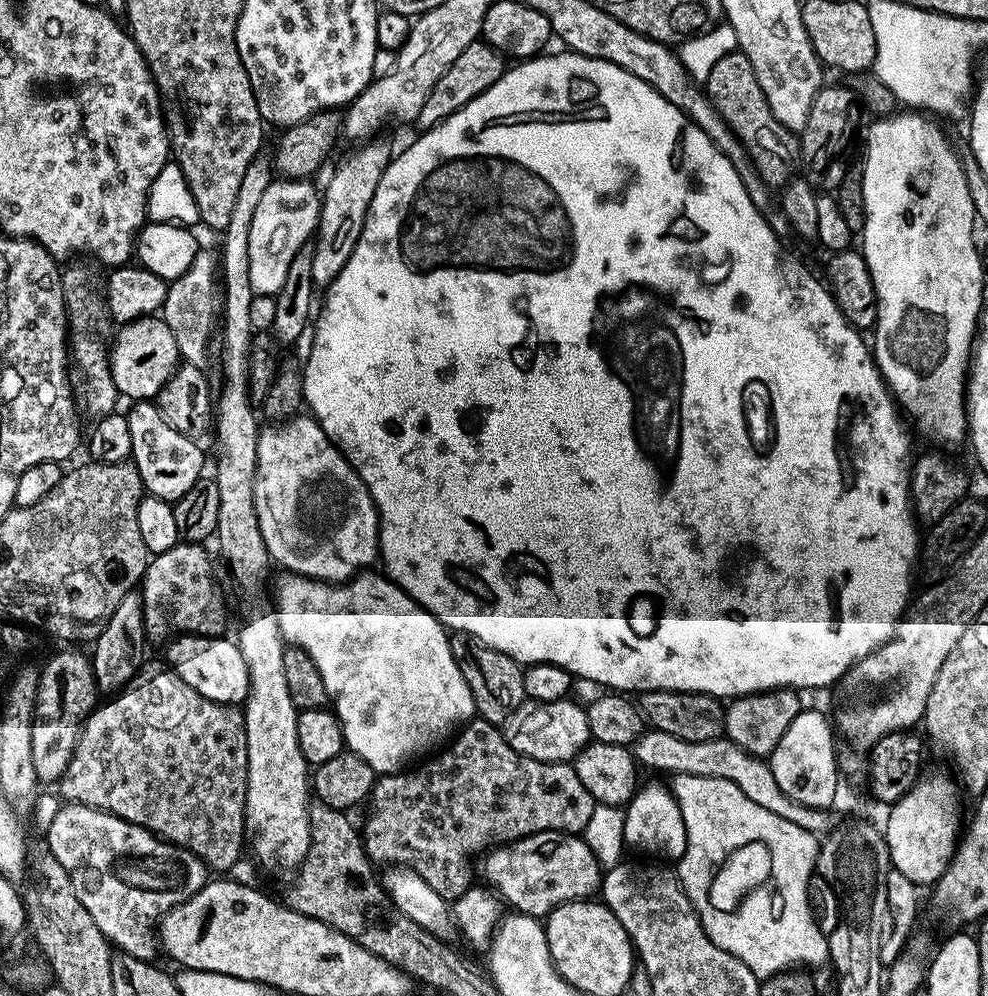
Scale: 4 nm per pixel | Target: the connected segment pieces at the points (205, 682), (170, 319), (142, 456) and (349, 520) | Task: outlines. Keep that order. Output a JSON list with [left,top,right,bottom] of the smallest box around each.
[[167,636,248,706],[162,251,222,368],[126,402,205,502],[254,414,380,582]]

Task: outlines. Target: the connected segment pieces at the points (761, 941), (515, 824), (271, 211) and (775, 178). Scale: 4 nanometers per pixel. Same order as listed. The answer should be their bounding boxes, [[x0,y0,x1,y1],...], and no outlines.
[[670,775,830,978],[362,720,597,902],[249,178,321,296],[706,50,800,186]]

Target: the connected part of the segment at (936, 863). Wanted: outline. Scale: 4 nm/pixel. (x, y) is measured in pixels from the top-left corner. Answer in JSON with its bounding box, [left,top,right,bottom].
[883,776,962,886]

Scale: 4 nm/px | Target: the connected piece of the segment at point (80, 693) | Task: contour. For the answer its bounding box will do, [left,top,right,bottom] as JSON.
[32,650,98,785]

